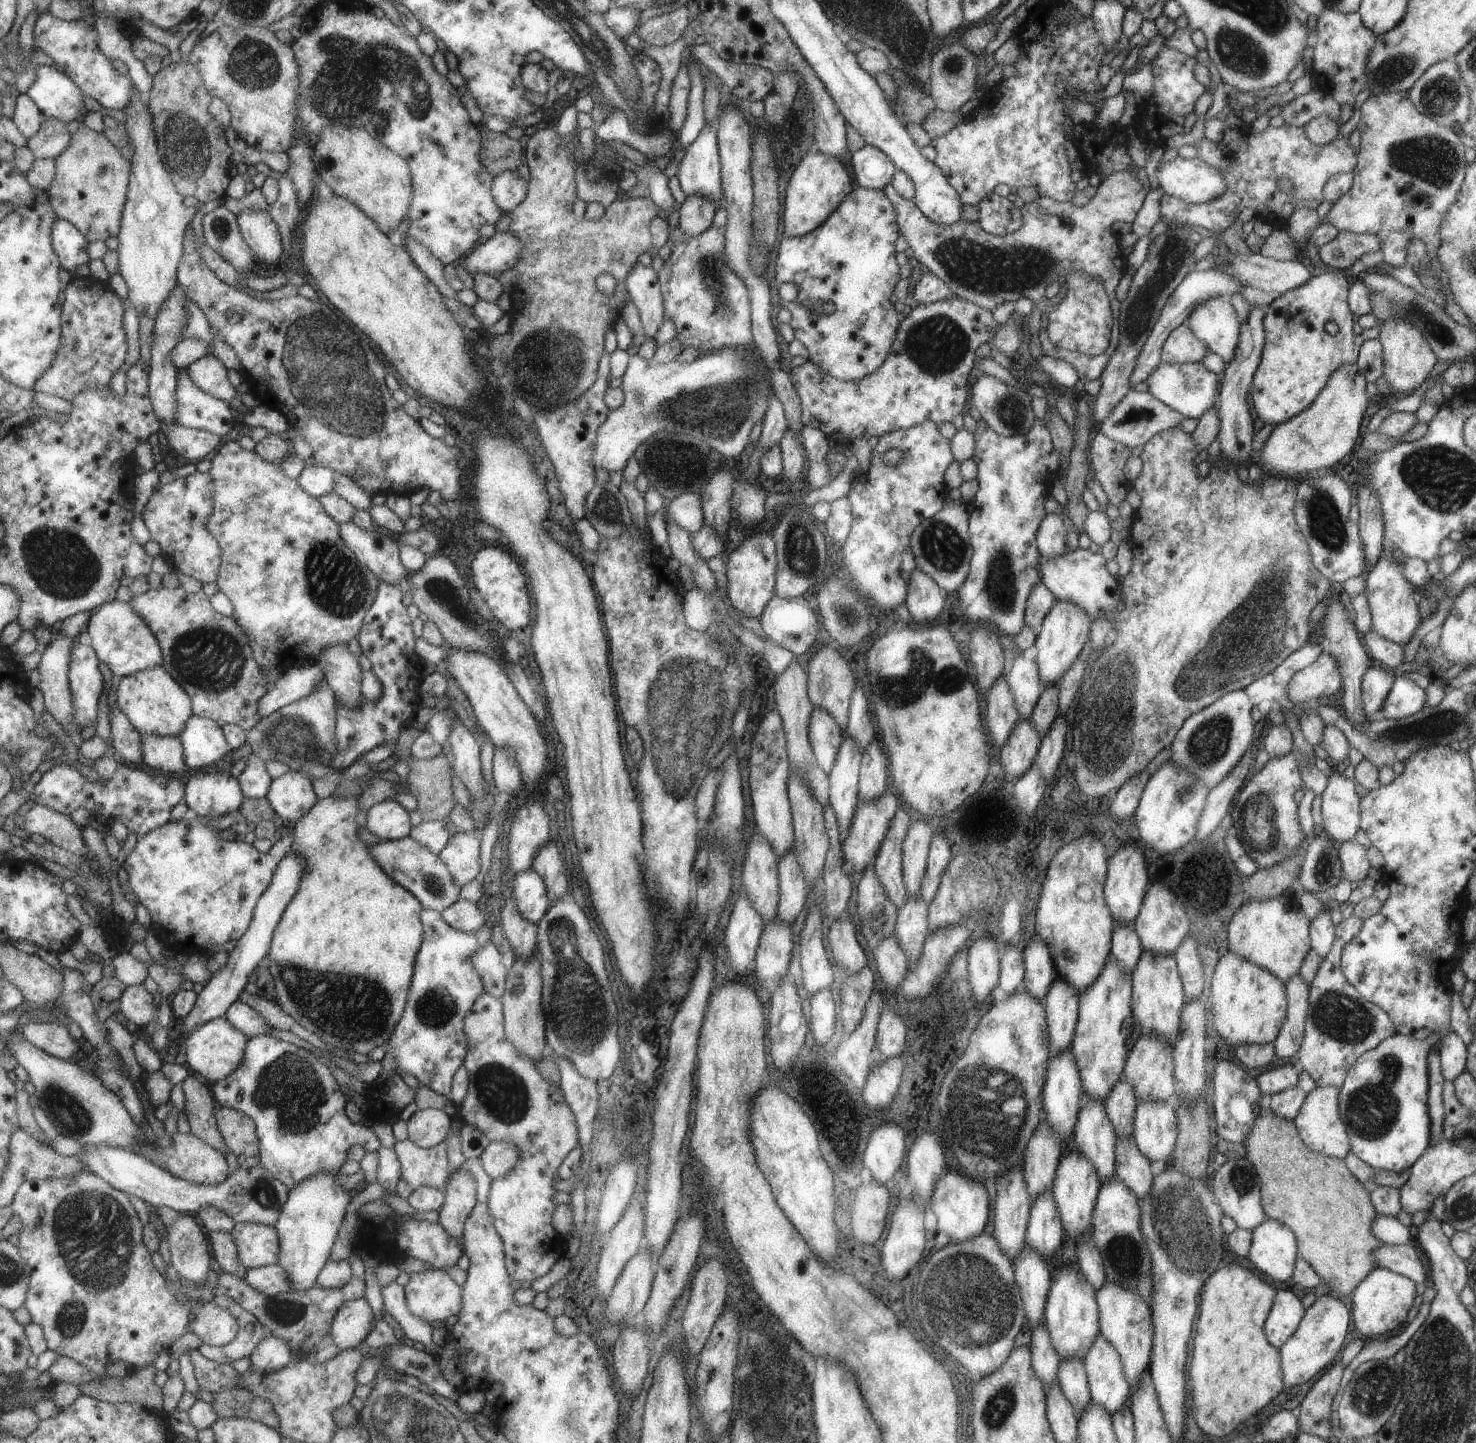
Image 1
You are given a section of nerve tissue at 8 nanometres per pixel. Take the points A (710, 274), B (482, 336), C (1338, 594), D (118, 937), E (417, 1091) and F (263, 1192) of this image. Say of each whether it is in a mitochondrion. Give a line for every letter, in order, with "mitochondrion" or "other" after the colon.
A: mitochondrion
B: other
C: other
D: other
E: other
F: mitochondrion

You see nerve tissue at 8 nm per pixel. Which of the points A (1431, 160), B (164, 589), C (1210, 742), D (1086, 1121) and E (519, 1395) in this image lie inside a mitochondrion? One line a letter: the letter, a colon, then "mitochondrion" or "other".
A: mitochondrion
B: other
C: mitochondrion
D: other
E: other

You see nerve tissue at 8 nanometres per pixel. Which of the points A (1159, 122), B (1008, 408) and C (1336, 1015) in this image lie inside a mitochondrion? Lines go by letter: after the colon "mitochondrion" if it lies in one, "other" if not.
A: other
B: mitochondrion
C: mitochondrion

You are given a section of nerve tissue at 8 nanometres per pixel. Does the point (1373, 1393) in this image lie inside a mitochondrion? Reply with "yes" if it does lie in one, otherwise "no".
yes

